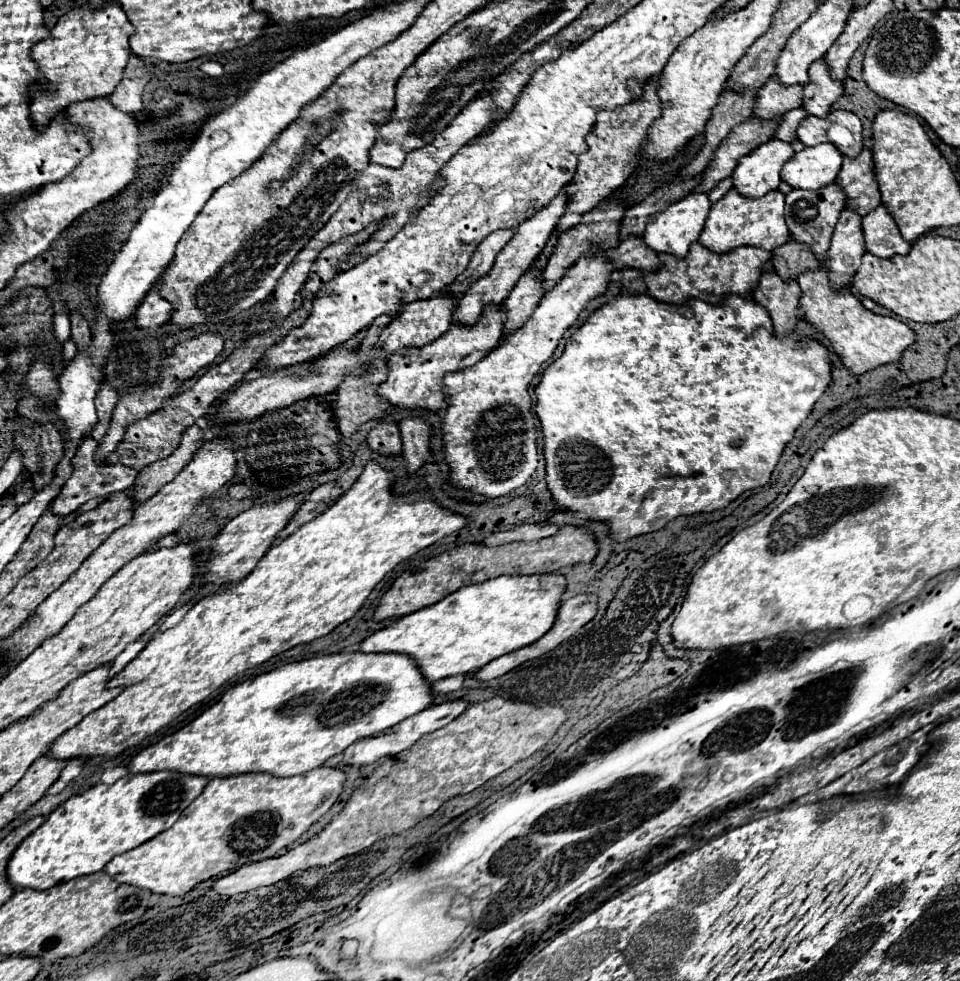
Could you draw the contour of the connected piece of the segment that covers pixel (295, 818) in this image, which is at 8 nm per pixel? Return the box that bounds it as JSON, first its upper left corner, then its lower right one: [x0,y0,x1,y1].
[104,767,346,895]

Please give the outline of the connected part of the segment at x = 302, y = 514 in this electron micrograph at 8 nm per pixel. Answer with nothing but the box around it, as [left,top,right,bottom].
[278,501,328,539]

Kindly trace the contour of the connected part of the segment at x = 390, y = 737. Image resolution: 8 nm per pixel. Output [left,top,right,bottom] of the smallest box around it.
[342,701,468,767]

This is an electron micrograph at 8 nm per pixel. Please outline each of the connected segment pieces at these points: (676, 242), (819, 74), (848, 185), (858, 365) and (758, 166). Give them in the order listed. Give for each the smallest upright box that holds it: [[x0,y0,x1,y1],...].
[[644,193,710,257],[804,59,842,117],[838,147,880,215],[798,263,916,375],[732,137,794,197]]

